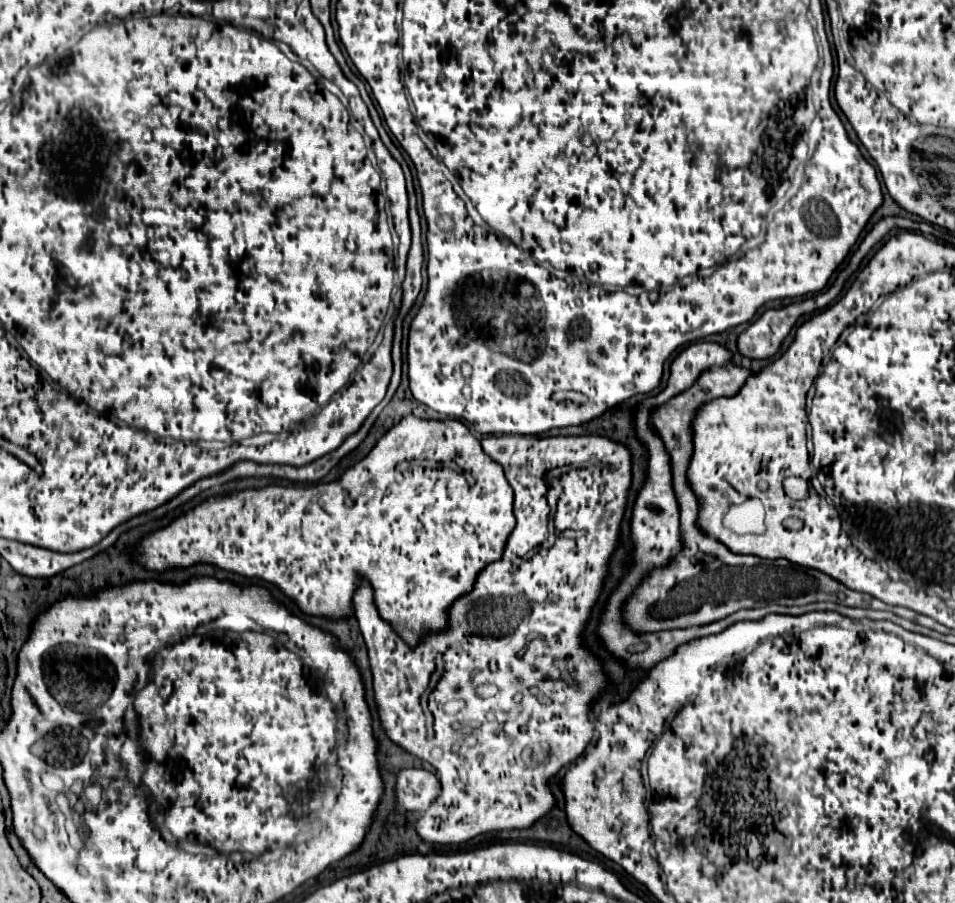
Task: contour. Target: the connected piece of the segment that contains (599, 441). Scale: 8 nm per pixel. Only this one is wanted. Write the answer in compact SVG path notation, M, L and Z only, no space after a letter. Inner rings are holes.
M586 434L586 436L548 436L548 438L528 438L528 436L486 436L482 438L482 448L484 452L498 464L502 464L504 468L504 474L510 482L510 486L514 488L514 516L518 520L518 526L514 528L514 532L510 534L508 538L508 544L506 544L506 550L504 550L504 556L502 560L490 564L486 570L488 570L488 578L486 578L486 570L478 576L476 580L476 586L470 594L466 594L464 598L458 598L452 608L450 608L450 628L440 632L440 634L434 634L430 638L426 638L418 648L410 650L410 646L392 630L392 626L388 626L388 622L384 622L380 616L378 616L378 610L374 606L374 600L372 600L372 588L368 584L360 584L360 588L356 590L354 594L354 608L356 608L356 618L358 618L358 624L360 624L360 632L364 636L364 642L366 642L366 648L368 648L368 658L370 658L370 670L372 670L372 686L374 686L374 700L376 700L376 708L378 708L378 718L380 718L380 726L384 728L386 736L398 744L400 748L404 748L406 752L418 756L420 760L432 764L436 768L436 774L438 778L424 770L424 768L404 768L396 774L396 788L394 788L394 798L396 798L396 808L394 812L386 818L386 830L394 830L394 828L403 827L406 824L406 818L404 814L406 812L418 812L422 808L426 808L434 798L436 800L430 804L430 808L420 816L420 820L417 819L414 822L416 824L416 832L420 834L422 840L426 842L436 842L436 844L460 844L460 842L466 842L478 834L484 834L484 832L494 832L494 830L512 830L512 828L528 828L532 826L538 818L546 816L552 808L554 808L554 796L552 792L548 790L548 778L554 776L560 768L564 768L566 764L570 764L574 758L578 758L584 748L590 744L590 738L592 738L592 732L594 732L594 716L591 714L591 704L596 702L596 696L598 692L602 692L606 688L606 676L602 674L603 662L595 657L590 650L585 646L581 634L585 629L588 621L591 618L592 607L596 604L598 597L601 594L604 578L608 572L608 556L614 552L616 548L616 542L618 542L618 532L620 532L620 522L622 522L622 516L624 516L624 506L626 506L626 496L628 496L628 488L630 488L630 480L632 480L632 474L630 474L630 452L618 444L618 442L612 442L604 436L594 436L594 434ZM560 466L572 466L572 470L568 474L564 474L560 480L562 480L562 486L564 486L564 492L562 492L562 498L560 498L560 506L558 506L558 512L556 512L556 532L558 532L558 538L556 538L556 544L552 548L546 548L544 546L544 540L548 536L548 502L546 502L546 492L548 492L548 486L544 484L544 474L552 468L560 468ZM544 644L551 644L553 646L559 646L558 650L565 653L566 659L570 659L567 662L567 668L569 668L569 674L576 681L576 689L572 686L566 685L566 689L562 692L562 684L565 685L564 680L561 679L560 671L553 673L549 678L541 678L539 673L530 665L530 662L534 662L538 656L542 656L542 650ZM478 684L494 684L498 688L498 692L492 696L492 698L478 698L476 696L476 686Z

